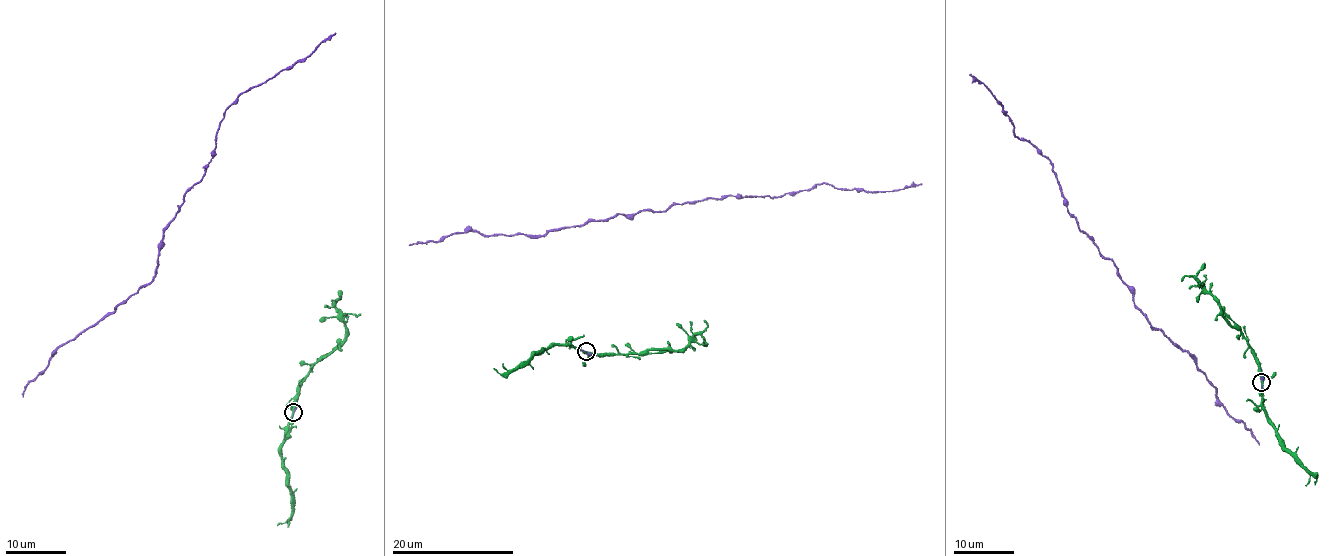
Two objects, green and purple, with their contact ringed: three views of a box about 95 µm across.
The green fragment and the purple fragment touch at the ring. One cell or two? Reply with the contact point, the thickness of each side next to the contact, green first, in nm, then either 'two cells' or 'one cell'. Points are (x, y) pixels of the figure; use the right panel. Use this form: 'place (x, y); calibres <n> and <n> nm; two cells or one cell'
place (1261, 382); calibres 360 and 90 nm; one cell

